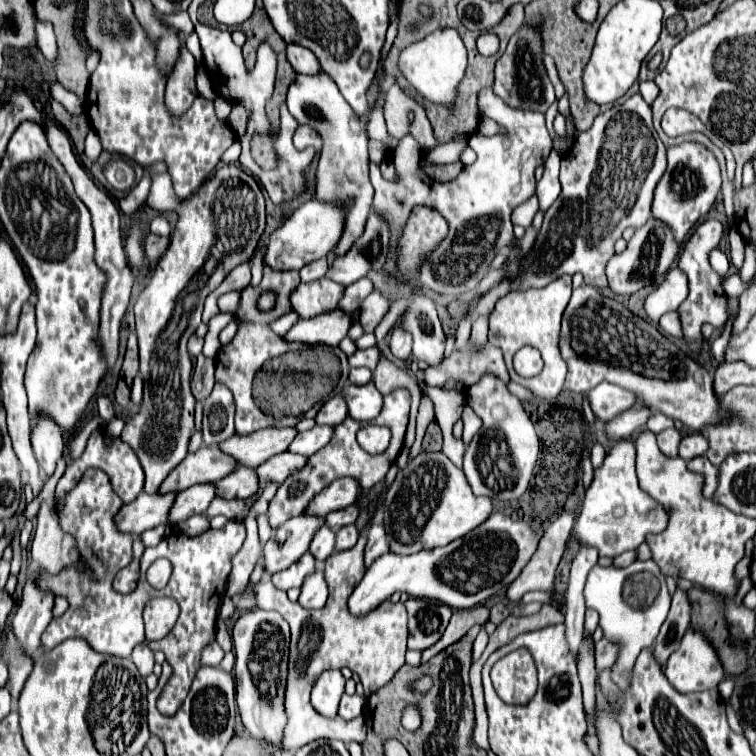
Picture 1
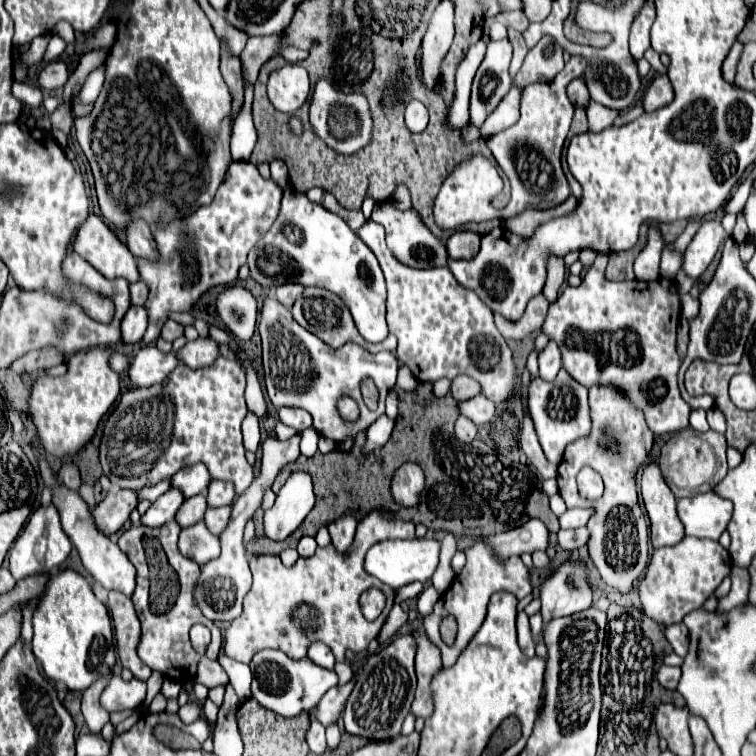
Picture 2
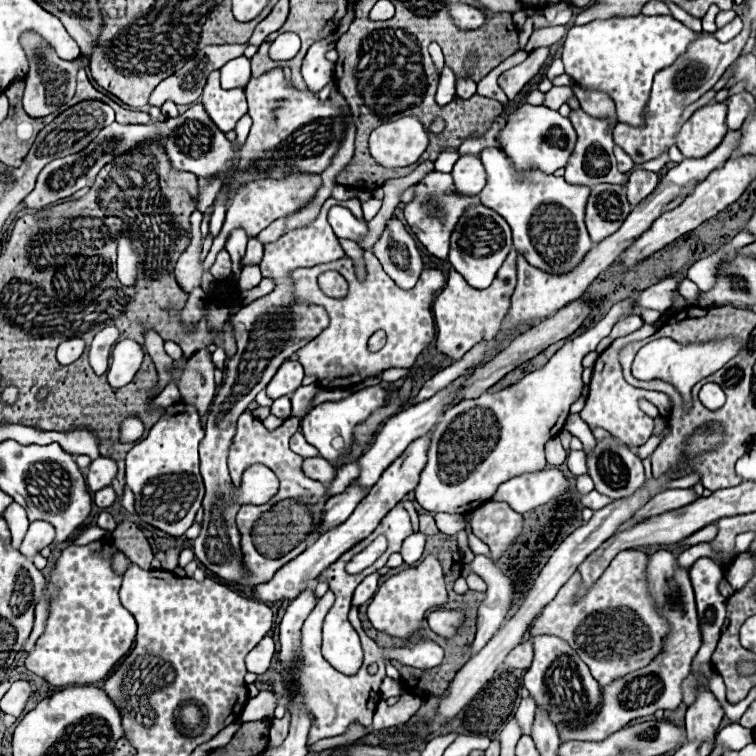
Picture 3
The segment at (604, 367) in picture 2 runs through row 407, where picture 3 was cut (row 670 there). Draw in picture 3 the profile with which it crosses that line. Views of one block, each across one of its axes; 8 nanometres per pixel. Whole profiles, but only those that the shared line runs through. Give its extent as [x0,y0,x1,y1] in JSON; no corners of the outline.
[560,550,700,740]

